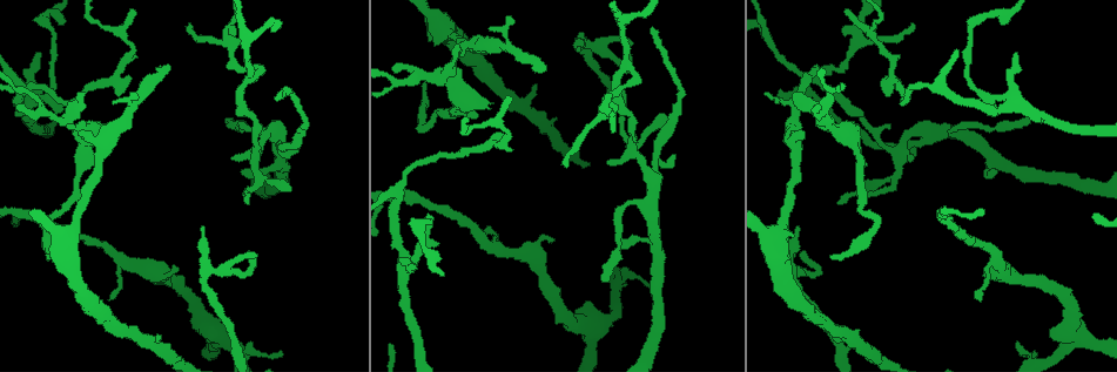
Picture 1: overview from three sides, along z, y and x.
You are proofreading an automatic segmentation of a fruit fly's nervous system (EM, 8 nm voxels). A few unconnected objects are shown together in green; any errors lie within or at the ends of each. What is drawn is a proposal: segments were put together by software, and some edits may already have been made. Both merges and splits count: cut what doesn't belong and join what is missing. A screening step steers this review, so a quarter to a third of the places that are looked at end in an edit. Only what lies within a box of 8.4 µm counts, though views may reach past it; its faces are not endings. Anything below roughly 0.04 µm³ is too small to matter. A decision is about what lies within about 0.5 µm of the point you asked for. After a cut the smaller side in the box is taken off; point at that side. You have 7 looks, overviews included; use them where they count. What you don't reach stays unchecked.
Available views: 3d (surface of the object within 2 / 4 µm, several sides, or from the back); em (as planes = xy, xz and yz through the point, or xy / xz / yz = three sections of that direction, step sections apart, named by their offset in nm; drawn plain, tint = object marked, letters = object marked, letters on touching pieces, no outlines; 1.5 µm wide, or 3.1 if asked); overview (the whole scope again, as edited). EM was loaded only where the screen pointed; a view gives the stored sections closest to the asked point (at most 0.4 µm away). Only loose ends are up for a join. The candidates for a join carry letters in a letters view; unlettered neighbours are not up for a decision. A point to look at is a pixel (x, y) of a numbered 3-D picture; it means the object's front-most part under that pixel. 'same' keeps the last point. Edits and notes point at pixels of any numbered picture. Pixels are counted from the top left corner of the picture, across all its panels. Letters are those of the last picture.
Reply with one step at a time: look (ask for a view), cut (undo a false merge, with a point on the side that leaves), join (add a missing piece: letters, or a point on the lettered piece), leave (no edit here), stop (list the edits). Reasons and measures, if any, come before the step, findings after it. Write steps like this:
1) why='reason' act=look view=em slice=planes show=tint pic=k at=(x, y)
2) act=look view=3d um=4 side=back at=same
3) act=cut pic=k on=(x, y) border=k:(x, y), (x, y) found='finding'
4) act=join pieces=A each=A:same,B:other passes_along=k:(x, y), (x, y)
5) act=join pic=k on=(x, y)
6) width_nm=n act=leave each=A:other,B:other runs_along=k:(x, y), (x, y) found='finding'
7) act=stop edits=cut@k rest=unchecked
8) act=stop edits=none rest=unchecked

why='branch stops here' act=look view=3d um=2 pic=1 at=(491, 103)

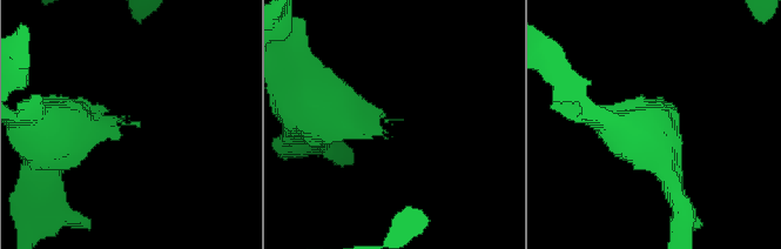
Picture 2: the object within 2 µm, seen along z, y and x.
why='now the EM' act=look view=em slice=xy step=8 show=letters pic=2 at=(399, 120)

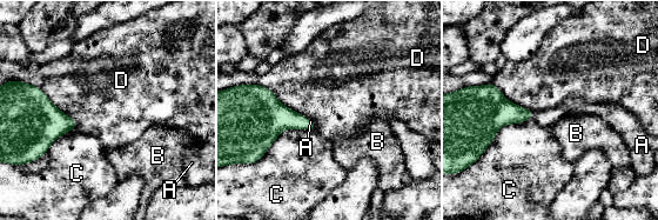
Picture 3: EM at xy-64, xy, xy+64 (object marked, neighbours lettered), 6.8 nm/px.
act=join pieces=A each=A:same,B:other,C:other,D:other found='it goes on there'

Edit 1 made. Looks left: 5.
why='see it whole again' act=look view=overview

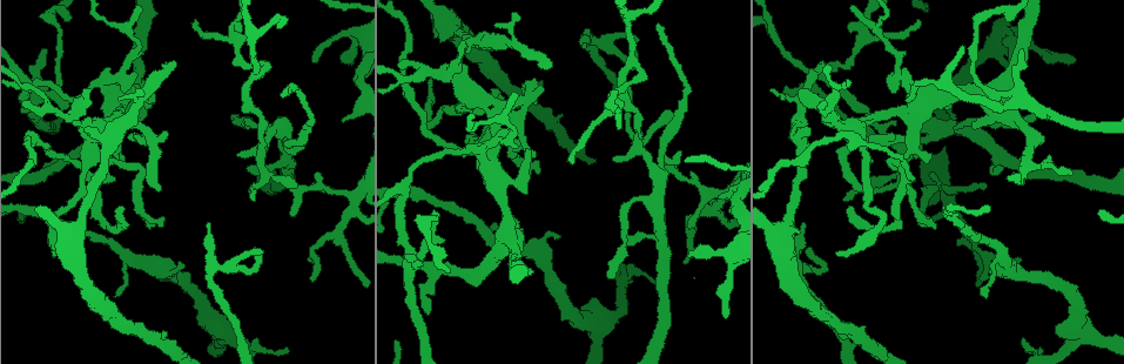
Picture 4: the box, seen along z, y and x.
why='free end' act=look view=3d um=2 pic=4 at=(929, 226)

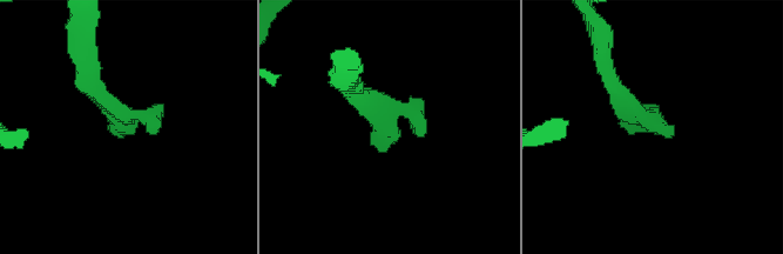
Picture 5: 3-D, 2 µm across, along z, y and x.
act=look view=em slice=xy step=8 show=letters pic=5 at=(421, 136)

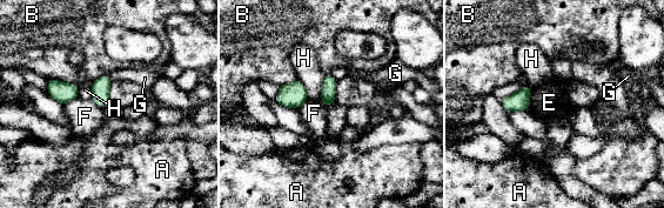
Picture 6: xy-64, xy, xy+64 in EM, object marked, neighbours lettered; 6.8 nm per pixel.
why='another direction' act=look view=em slice=yz step=4 show=letters at=same

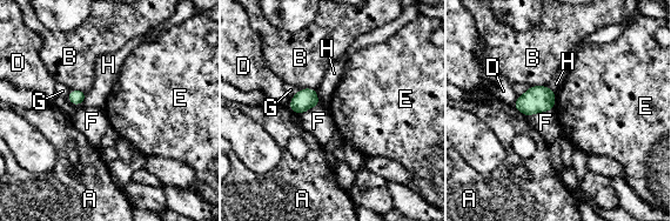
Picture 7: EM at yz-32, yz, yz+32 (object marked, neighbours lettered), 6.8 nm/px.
act=leave each=A:other,B:other,D:other,E:other,F:other,G:other,H:other found='no lettered piece goes on from it'

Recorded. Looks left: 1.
act=stop edits=join@3 rest=unchecked

